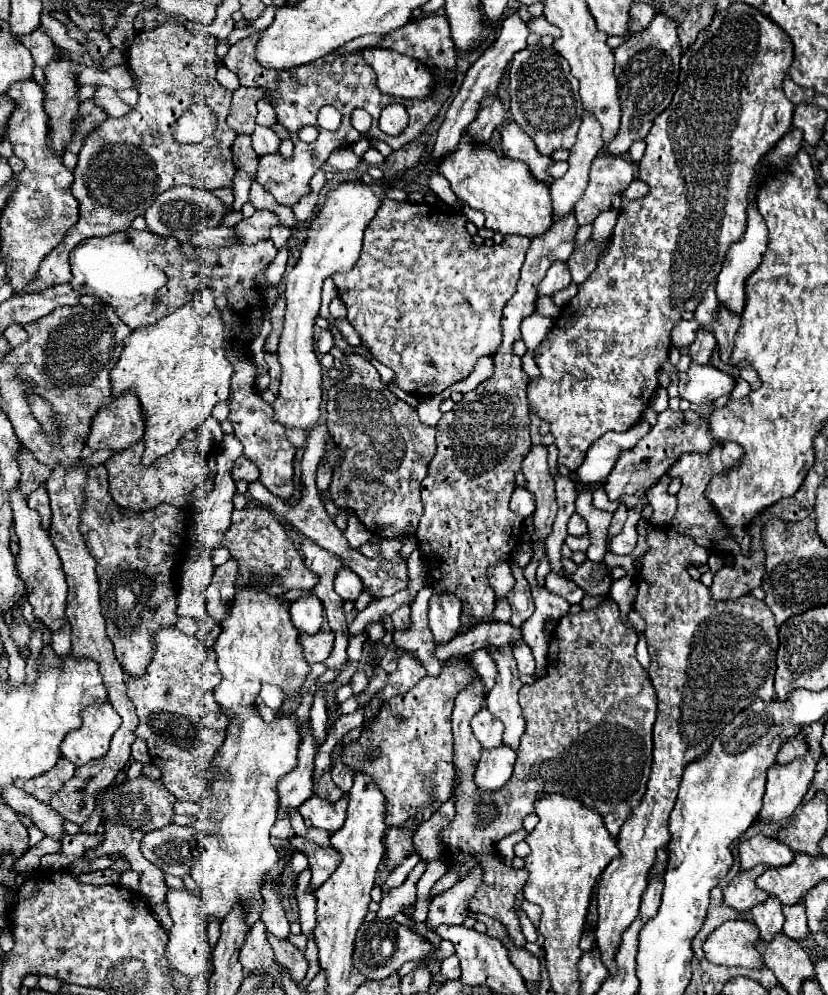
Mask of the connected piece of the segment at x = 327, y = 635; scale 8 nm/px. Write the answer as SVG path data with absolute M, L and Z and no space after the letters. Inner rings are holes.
M318 631L314 635L306 635L306 633L300 633L300 645L302 645L302 651L304 651L304 657L306 661L312 665L312 663L322 663L330 651L332 651L332 633L330 631Z

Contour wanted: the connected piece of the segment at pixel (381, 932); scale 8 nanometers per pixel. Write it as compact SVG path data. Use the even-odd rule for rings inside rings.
M374 919L370 923L362 923L358 937L354 941L354 967L366 977L366 979L384 979L388 975L392 975L394 971L398 971L406 961L414 961L414 959L424 959L428 955L428 951L432 949L432 943L410 931L408 927L396 923L394 919Z

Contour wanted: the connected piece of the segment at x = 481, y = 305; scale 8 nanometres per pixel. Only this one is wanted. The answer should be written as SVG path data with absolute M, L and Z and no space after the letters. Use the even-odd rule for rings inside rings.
M384 199L384 203L380 205L376 217L366 227L360 261L356 263L356 267L350 273L340 273L340 275L334 275L332 279L334 279L336 287L338 287L340 299L344 301L344 305L348 309L348 321L352 323L352 327L362 337L362 345L368 347L372 351L372 355L380 363L384 363L386 367L390 367L396 373L396 385L400 389L404 389L406 393L412 393L412 395L418 393L418 395L432 397L432 395L442 393L450 385L458 383L460 379L468 377L480 357L494 355L496 347L500 347L500 339L502 339L502 333L500 333L500 315L502 315L504 303L508 303L508 299L516 291L516 283L520 279L520 269L522 269L522 263L524 263L528 247L530 247L530 241L528 239L520 239L518 235L514 235L512 239L506 239L506 241L502 241L500 245L494 245L494 247L476 245L474 239L472 239L472 235L466 231L466 217L462 213L444 213L444 211L440 211L436 207L428 207L426 203L422 203L422 205L414 203L412 205L408 201L398 203L398 201L392 201L392 199Z

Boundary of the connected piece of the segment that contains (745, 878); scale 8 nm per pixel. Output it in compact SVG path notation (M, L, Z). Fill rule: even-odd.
M756 865L748 871L740 871L722 891L724 891L724 903L736 911L750 911L756 903L764 901L768 897L766 891L756 887L756 877L766 871L764 865Z

